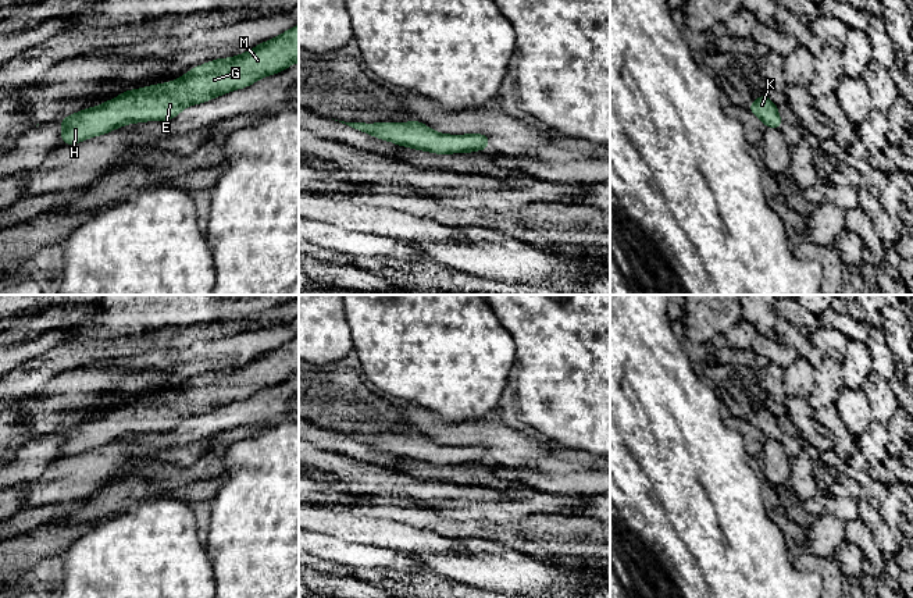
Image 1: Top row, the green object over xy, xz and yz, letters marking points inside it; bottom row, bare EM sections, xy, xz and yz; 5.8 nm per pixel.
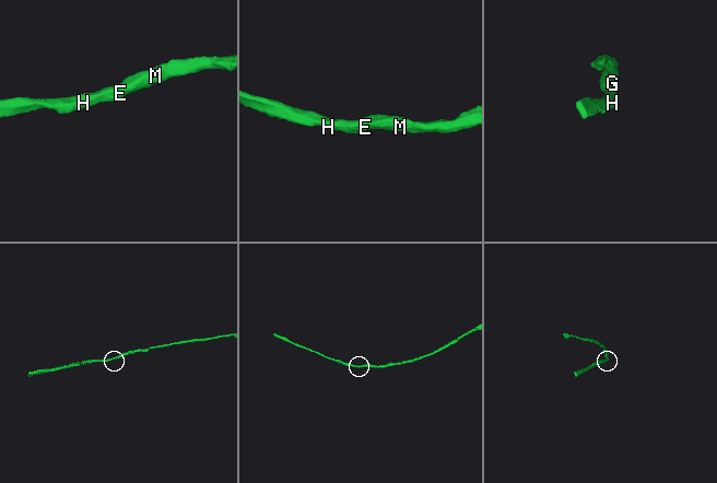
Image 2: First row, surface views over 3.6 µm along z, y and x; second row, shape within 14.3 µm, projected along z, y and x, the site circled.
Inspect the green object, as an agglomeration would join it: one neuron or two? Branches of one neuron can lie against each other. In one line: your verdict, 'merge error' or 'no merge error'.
no merge error

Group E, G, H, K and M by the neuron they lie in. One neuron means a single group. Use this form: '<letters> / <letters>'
E G H K M

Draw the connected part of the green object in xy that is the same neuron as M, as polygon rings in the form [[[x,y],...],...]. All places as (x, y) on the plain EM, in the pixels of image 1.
[[[299,335],[245,366],[208,373],[172,394],[126,402],[97,419],[71,426],[60,433],[61,453],[72,456],[125,435],[175,430],[185,419],[250,398],[293,374],[299,374]]]

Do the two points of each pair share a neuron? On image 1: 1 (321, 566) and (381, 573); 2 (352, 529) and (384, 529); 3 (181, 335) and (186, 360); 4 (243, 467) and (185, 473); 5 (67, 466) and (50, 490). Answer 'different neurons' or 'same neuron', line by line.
1: same neuron
2: same neuron
3: different neurons
4: different neurons
5: same neuron

